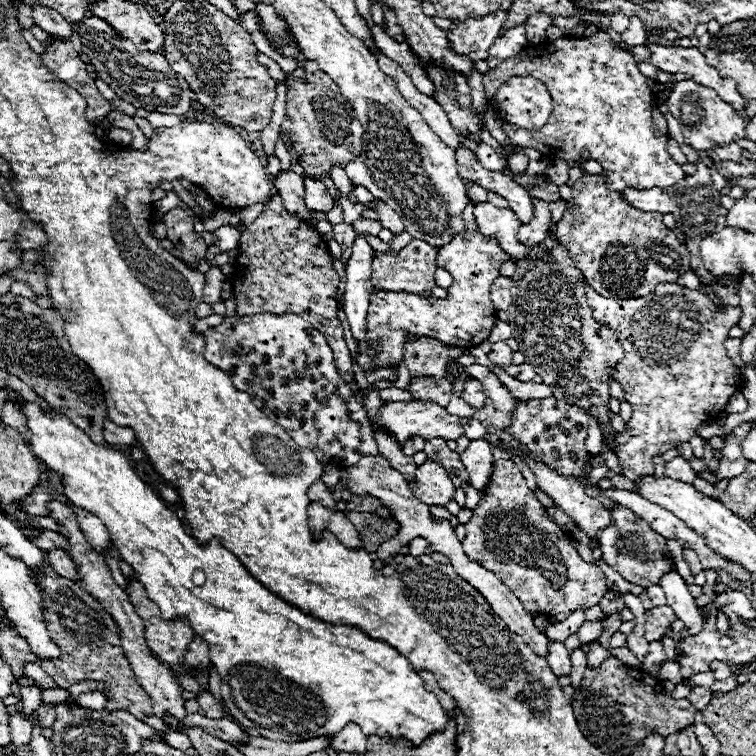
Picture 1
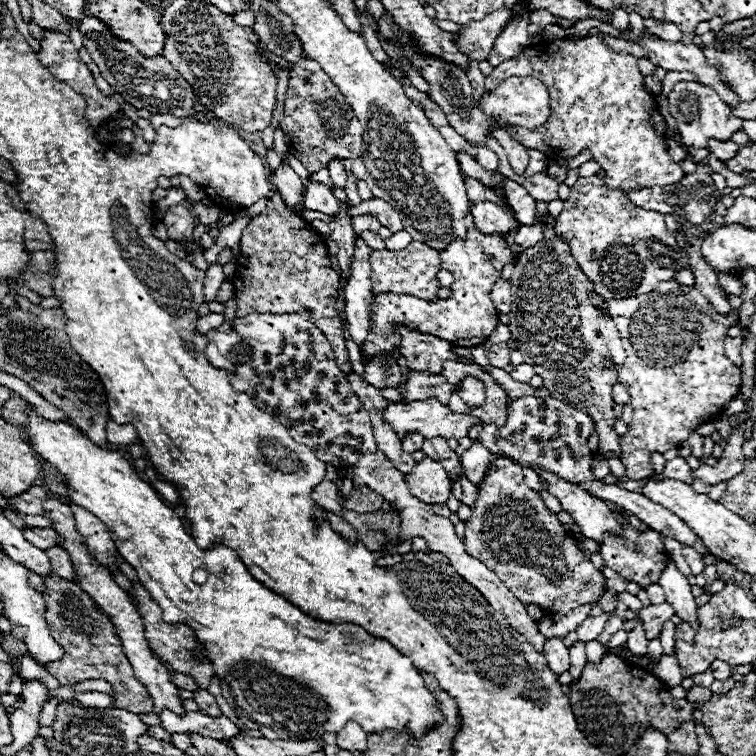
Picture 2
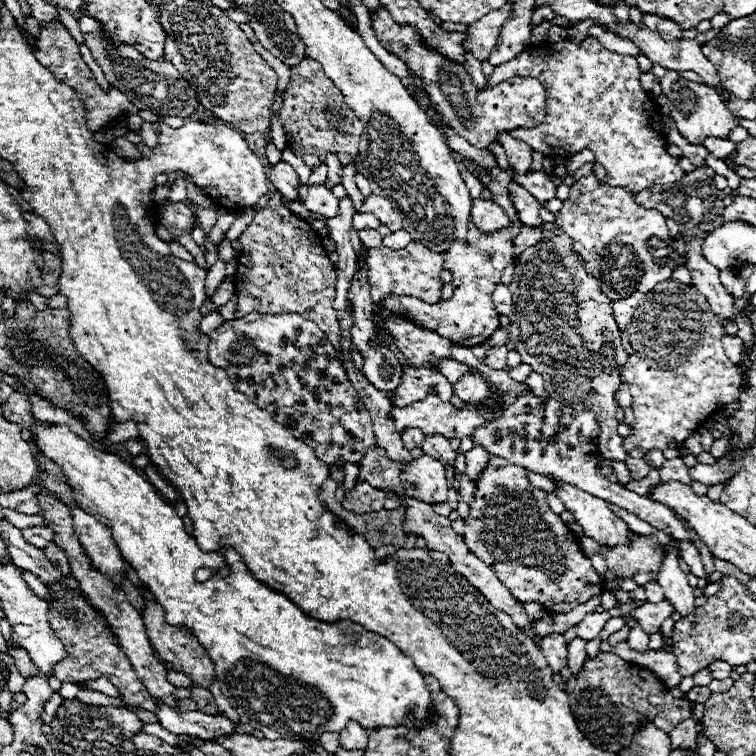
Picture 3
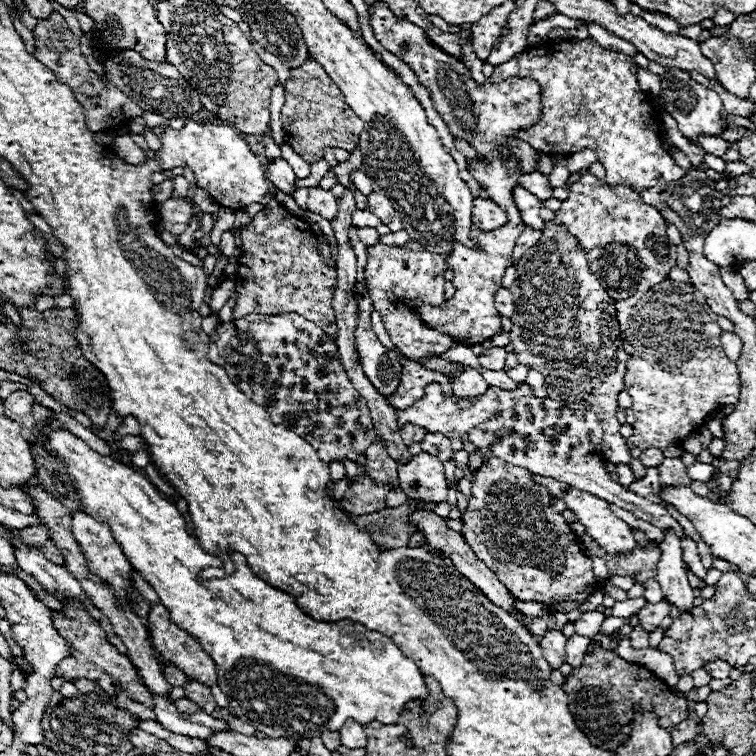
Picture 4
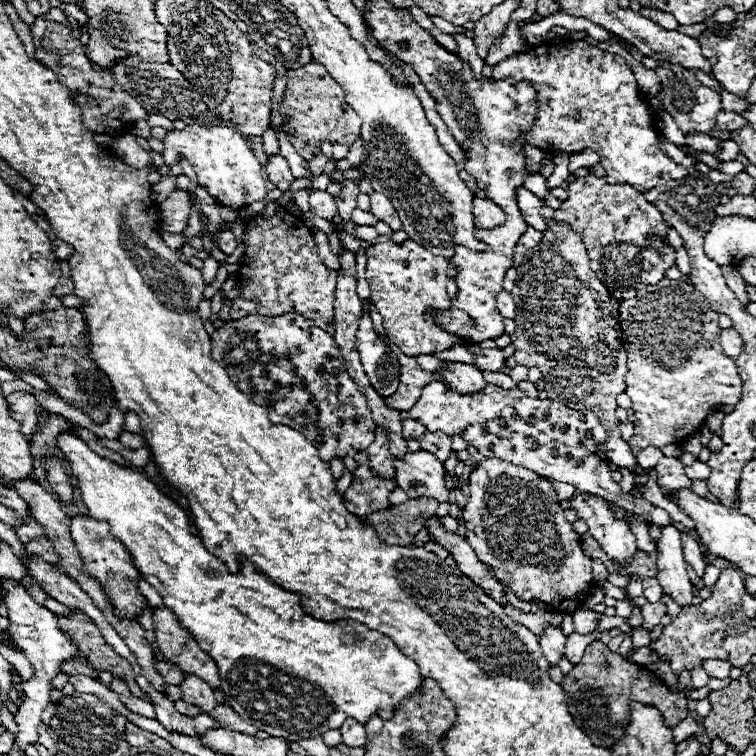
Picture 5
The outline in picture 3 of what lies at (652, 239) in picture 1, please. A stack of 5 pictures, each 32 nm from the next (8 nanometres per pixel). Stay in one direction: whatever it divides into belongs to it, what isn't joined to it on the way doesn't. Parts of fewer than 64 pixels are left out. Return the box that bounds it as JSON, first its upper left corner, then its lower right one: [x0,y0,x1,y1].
[554,174,686,300]

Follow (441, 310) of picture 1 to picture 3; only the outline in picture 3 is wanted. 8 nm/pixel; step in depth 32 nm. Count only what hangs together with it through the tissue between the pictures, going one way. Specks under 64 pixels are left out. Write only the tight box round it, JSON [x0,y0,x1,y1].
[378,168,522,346]

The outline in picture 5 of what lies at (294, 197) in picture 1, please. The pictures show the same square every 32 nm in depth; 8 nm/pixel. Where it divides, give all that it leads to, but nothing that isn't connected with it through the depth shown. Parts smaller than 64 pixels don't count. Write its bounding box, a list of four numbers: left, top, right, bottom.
[266,156,294,192]

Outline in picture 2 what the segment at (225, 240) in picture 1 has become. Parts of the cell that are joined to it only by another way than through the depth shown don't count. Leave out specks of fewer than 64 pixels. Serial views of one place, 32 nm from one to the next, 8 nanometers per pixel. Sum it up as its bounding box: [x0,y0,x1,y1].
[204,214,248,264]

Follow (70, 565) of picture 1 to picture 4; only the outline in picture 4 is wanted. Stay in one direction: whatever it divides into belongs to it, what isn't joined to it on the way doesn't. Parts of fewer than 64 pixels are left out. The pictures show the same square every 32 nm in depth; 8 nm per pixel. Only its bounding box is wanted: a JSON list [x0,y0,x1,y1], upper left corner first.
[38,540,64,566]

